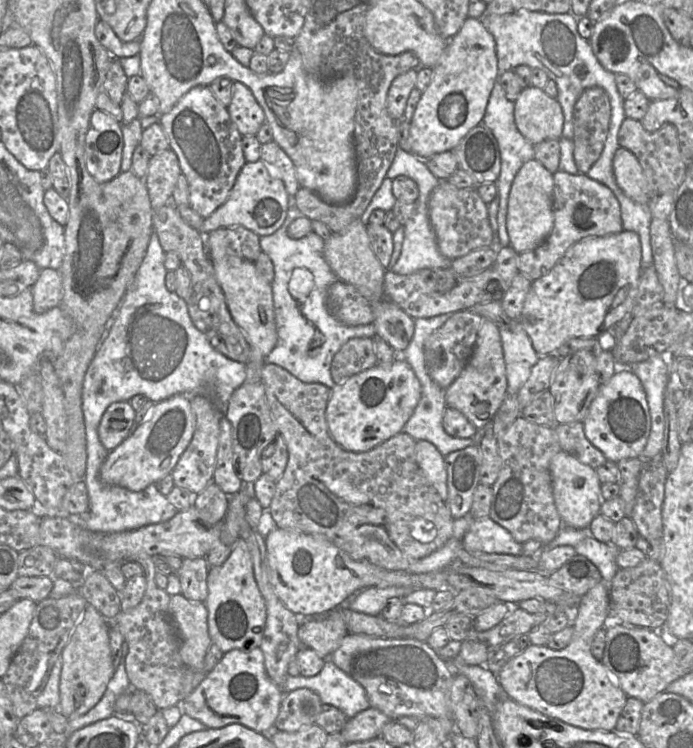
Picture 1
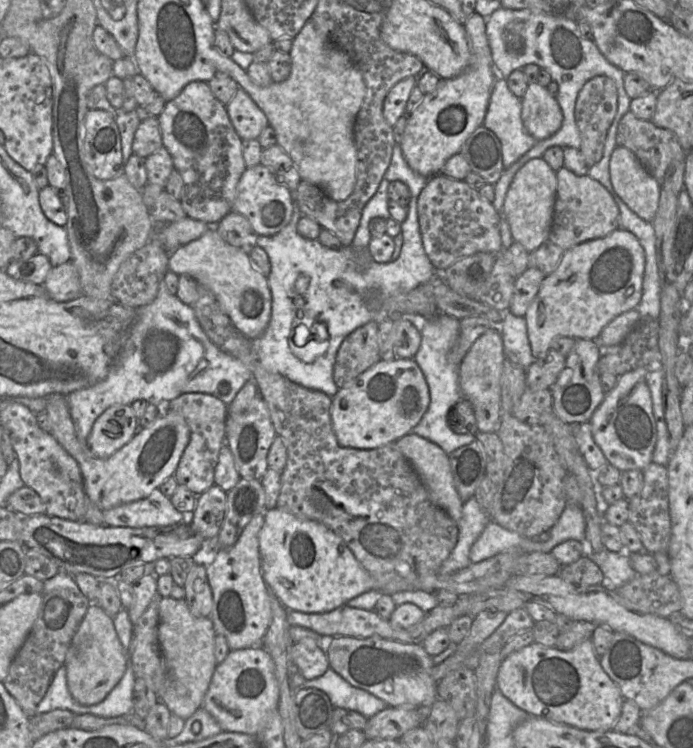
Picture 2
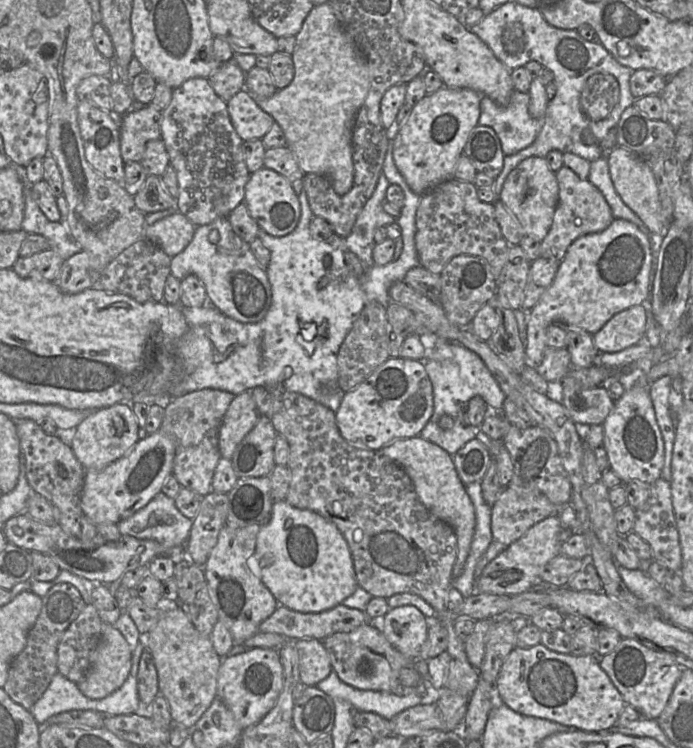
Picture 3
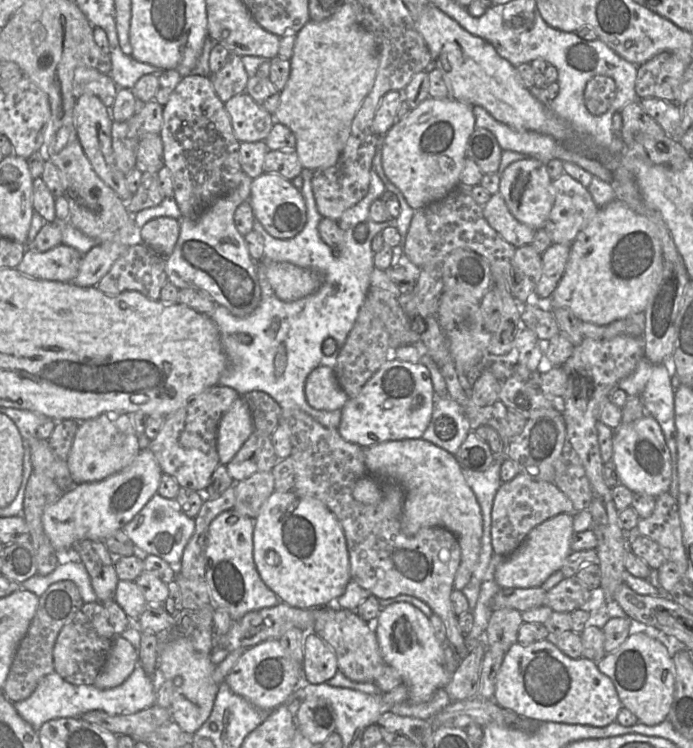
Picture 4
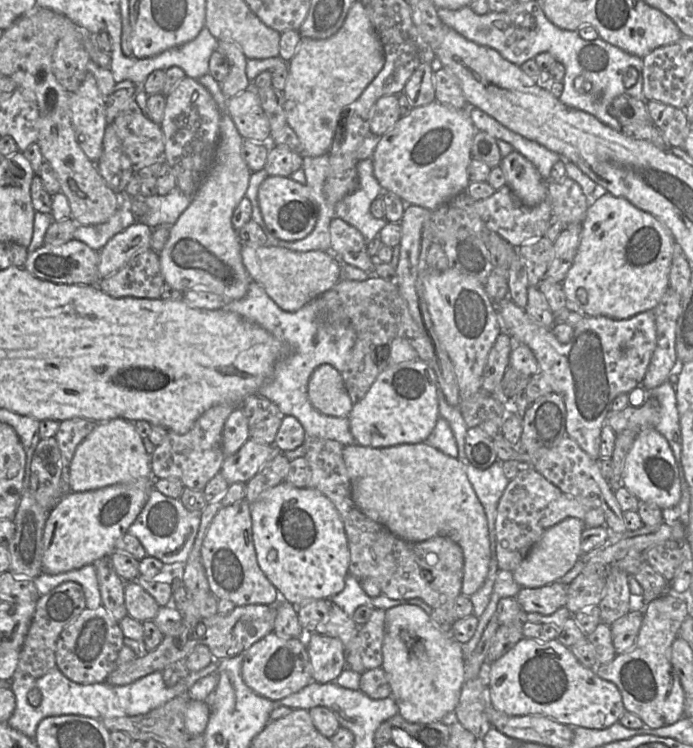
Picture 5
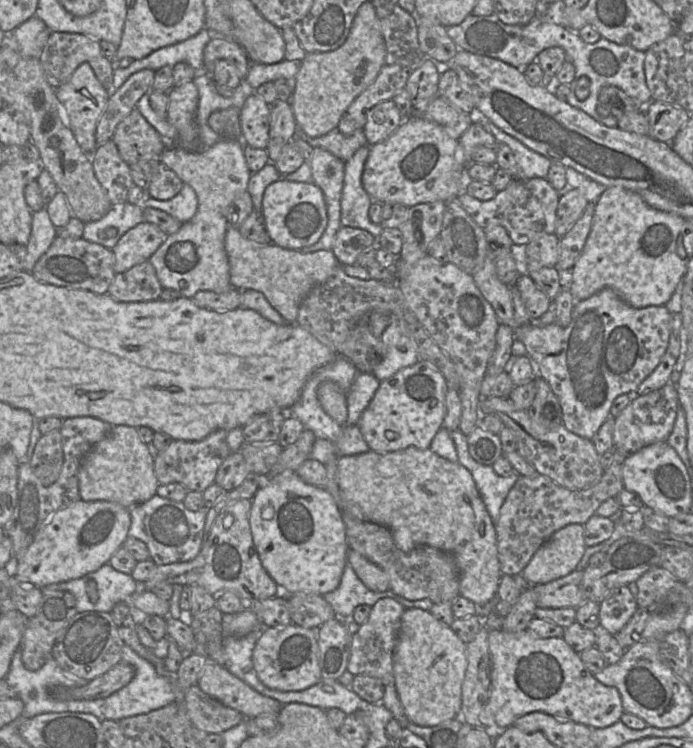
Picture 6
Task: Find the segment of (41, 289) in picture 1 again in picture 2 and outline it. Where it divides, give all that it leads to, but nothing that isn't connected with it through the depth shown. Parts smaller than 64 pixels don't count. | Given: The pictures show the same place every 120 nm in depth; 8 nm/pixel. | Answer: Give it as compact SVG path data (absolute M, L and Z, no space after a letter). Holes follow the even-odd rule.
M71 261L52 267L43 287L56 302L66 302L83 295L78 272Z

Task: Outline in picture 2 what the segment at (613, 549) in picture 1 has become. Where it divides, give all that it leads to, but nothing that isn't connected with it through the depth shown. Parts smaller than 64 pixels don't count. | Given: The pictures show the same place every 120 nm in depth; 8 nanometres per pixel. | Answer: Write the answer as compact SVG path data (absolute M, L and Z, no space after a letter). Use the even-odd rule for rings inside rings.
M585 548L584 556L590 558L601 569L604 580L600 585L609 591L617 591L637 574L626 551L612 552L603 548L599 552L594 552L591 548Z

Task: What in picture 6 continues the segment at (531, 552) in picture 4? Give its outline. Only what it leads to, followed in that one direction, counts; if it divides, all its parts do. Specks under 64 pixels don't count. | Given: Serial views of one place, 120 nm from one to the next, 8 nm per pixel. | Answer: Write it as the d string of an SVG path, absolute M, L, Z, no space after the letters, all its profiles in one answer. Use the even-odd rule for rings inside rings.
M568 524L536 551L521 575L531 585L566 576L577 568L585 549L584 525Z

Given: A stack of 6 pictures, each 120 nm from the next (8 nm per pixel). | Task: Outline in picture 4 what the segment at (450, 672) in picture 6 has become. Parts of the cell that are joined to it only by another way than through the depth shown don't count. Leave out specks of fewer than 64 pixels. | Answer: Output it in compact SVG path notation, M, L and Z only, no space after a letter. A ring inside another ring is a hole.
M406 602L382 608L375 620L375 633L385 664L395 668L408 689L408 701L420 704L449 683L451 675L445 668L444 648L435 637L429 618Z

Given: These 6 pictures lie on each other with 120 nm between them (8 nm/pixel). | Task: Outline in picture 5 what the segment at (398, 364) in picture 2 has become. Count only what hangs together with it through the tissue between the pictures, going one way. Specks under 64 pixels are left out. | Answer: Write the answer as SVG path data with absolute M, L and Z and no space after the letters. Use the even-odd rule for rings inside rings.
M419 359L382 370L348 415L355 443L372 448L426 442L439 417L437 377L430 365Z

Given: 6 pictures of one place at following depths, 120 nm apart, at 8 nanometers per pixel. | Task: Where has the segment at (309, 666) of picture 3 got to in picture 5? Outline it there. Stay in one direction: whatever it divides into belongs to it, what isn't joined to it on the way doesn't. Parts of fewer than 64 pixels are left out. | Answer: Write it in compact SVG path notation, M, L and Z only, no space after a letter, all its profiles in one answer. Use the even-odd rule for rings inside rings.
M305 633L305 645L312 666L312 679L318 683L335 682L346 667L345 647L338 638Z

